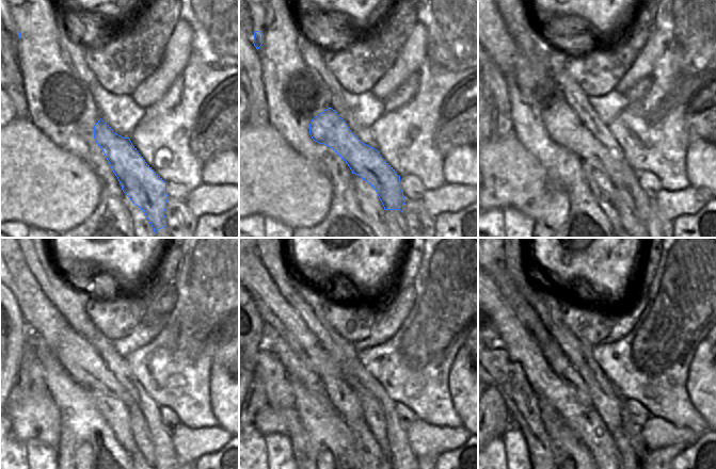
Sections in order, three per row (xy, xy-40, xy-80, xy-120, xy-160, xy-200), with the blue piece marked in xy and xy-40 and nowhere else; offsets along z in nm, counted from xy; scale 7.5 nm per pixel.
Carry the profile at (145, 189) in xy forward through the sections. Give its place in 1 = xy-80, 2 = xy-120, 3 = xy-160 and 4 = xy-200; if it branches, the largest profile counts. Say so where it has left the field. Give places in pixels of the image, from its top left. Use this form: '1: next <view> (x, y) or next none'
1: next xy-80 (562, 125)
2: next xy-120 (77, 356)
3: next xy-160 (274, 309)
4: next xy-200 (526, 314)

